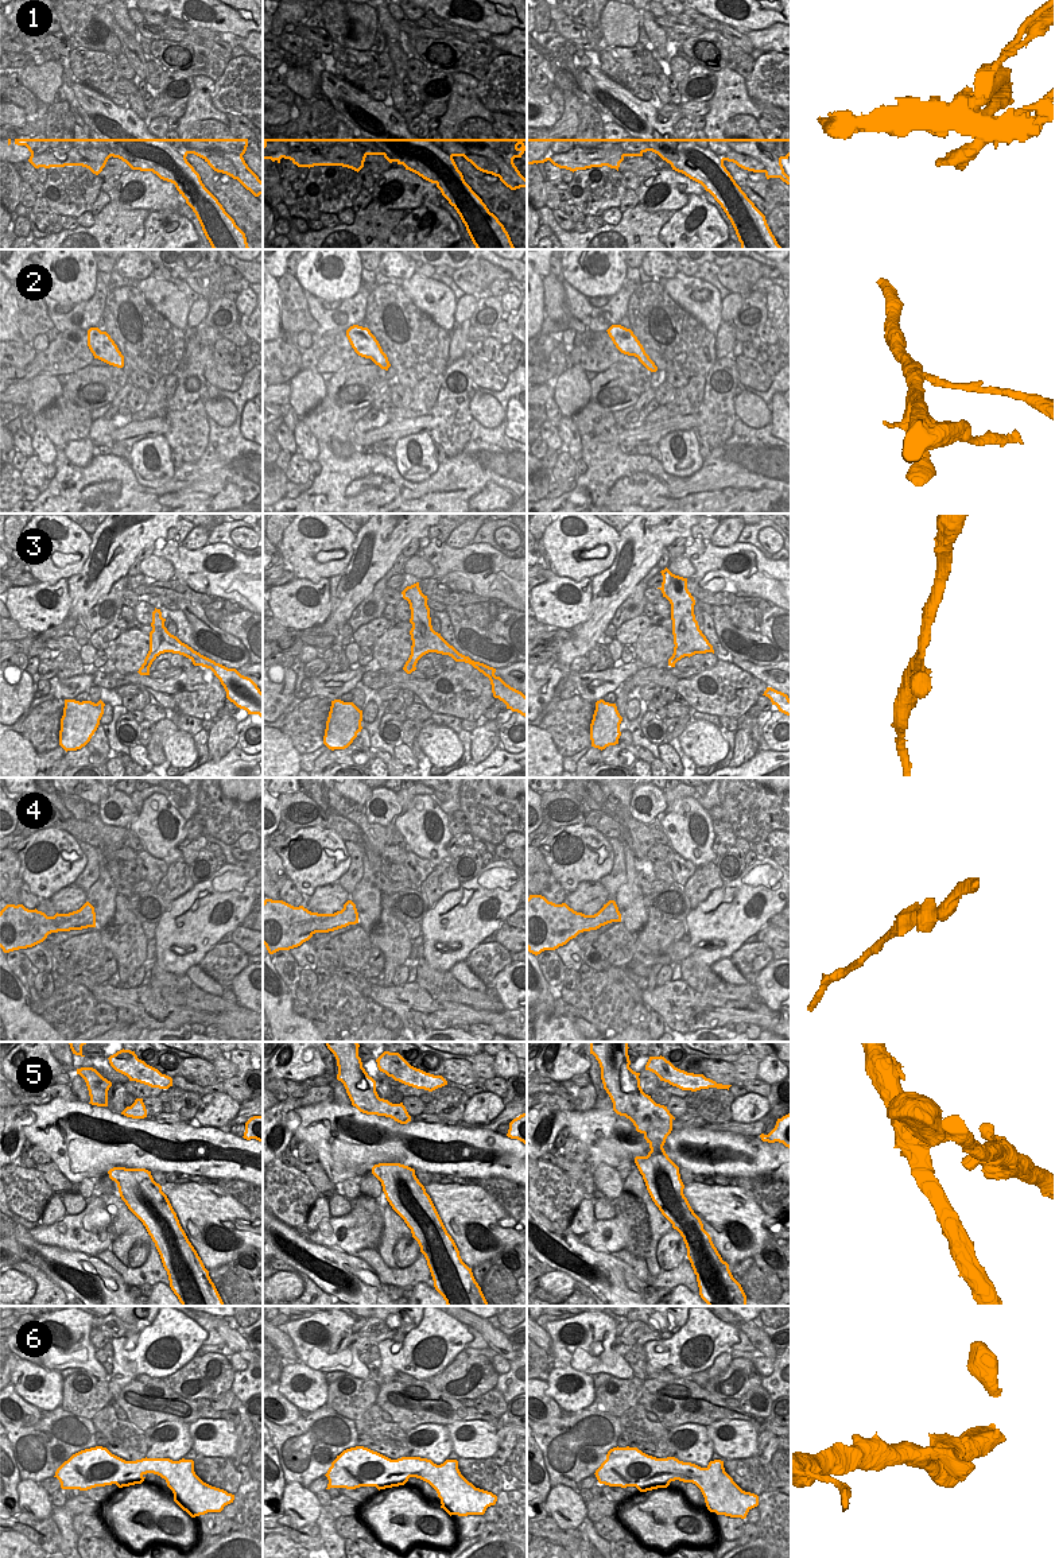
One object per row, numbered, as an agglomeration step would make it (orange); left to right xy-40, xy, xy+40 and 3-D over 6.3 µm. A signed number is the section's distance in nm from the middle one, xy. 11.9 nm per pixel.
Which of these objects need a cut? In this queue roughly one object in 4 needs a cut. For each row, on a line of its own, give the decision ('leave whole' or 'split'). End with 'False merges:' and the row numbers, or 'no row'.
1: split
2: leave whole
3: leave whole
4: leave whole
5: split
6: leave whole
False merges: 1, 5

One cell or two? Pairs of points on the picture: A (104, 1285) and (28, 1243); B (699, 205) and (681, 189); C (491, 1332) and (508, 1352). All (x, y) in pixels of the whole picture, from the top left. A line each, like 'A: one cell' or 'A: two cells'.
A: one cell
B: two cells
C: one cell

